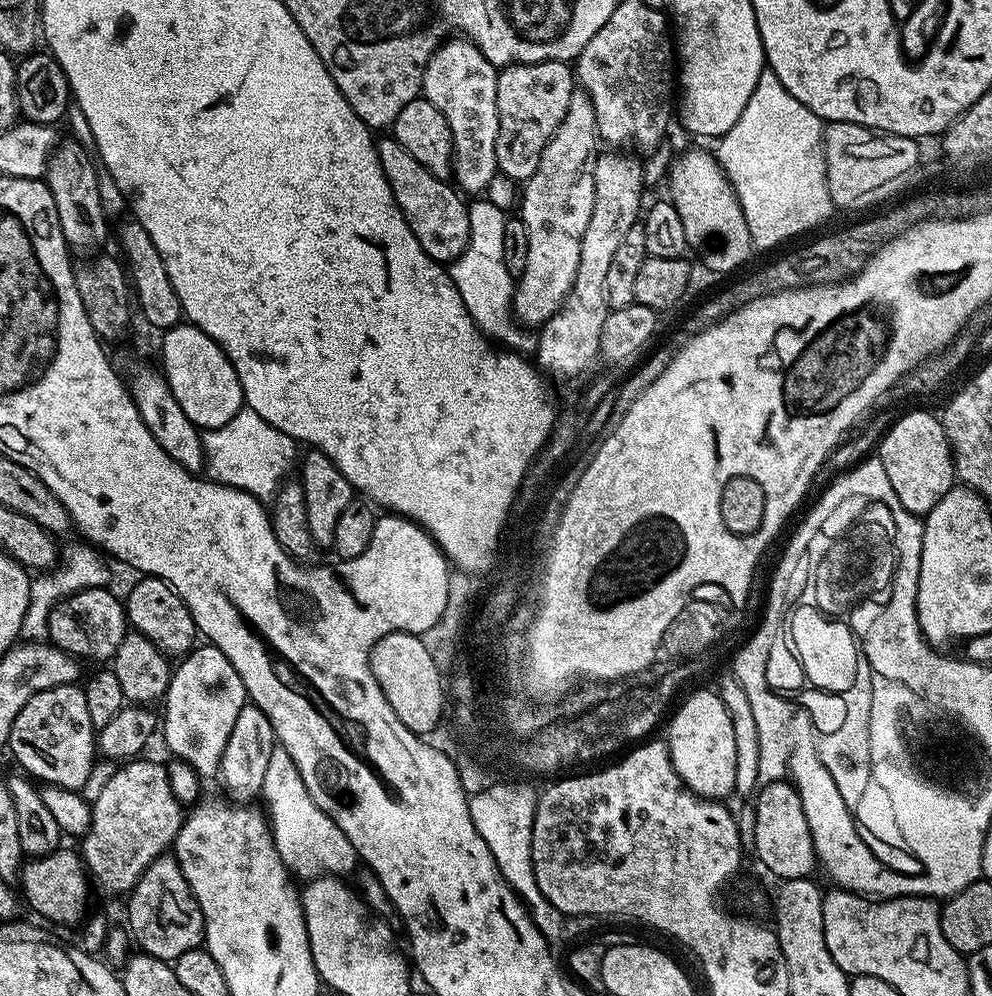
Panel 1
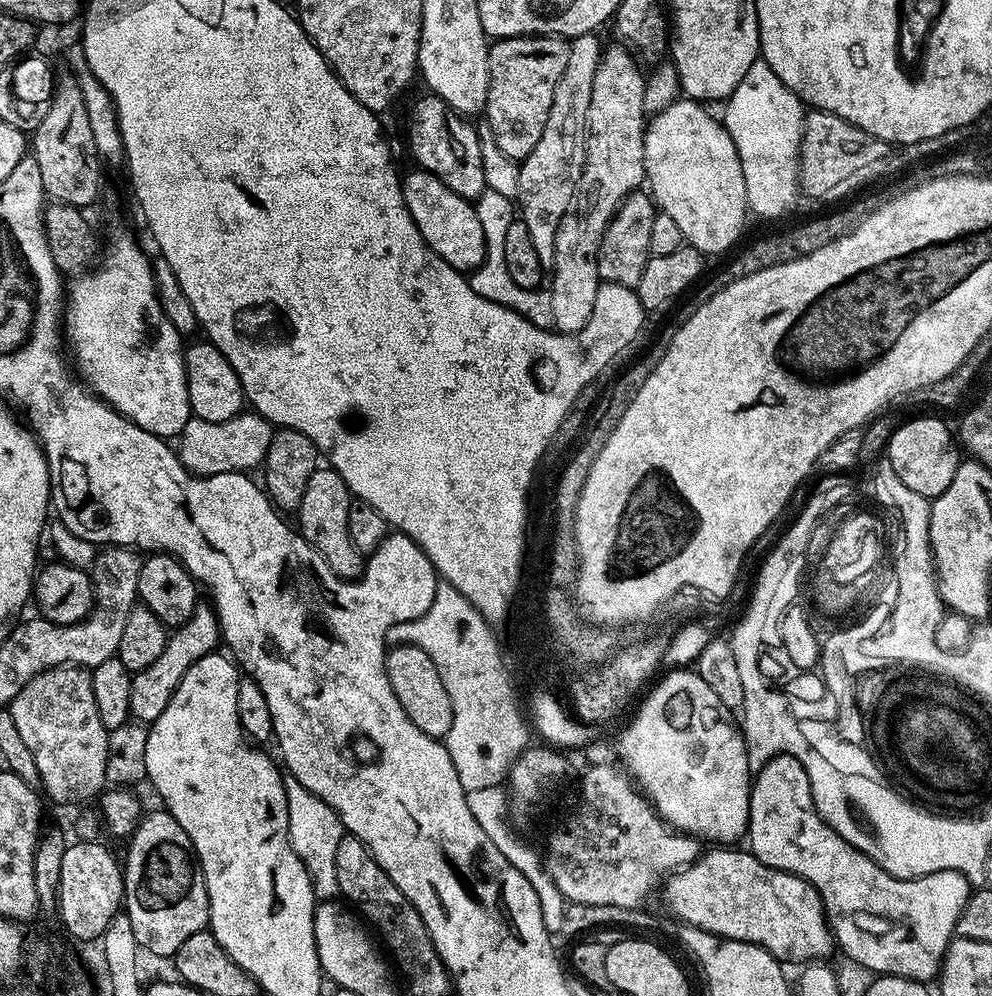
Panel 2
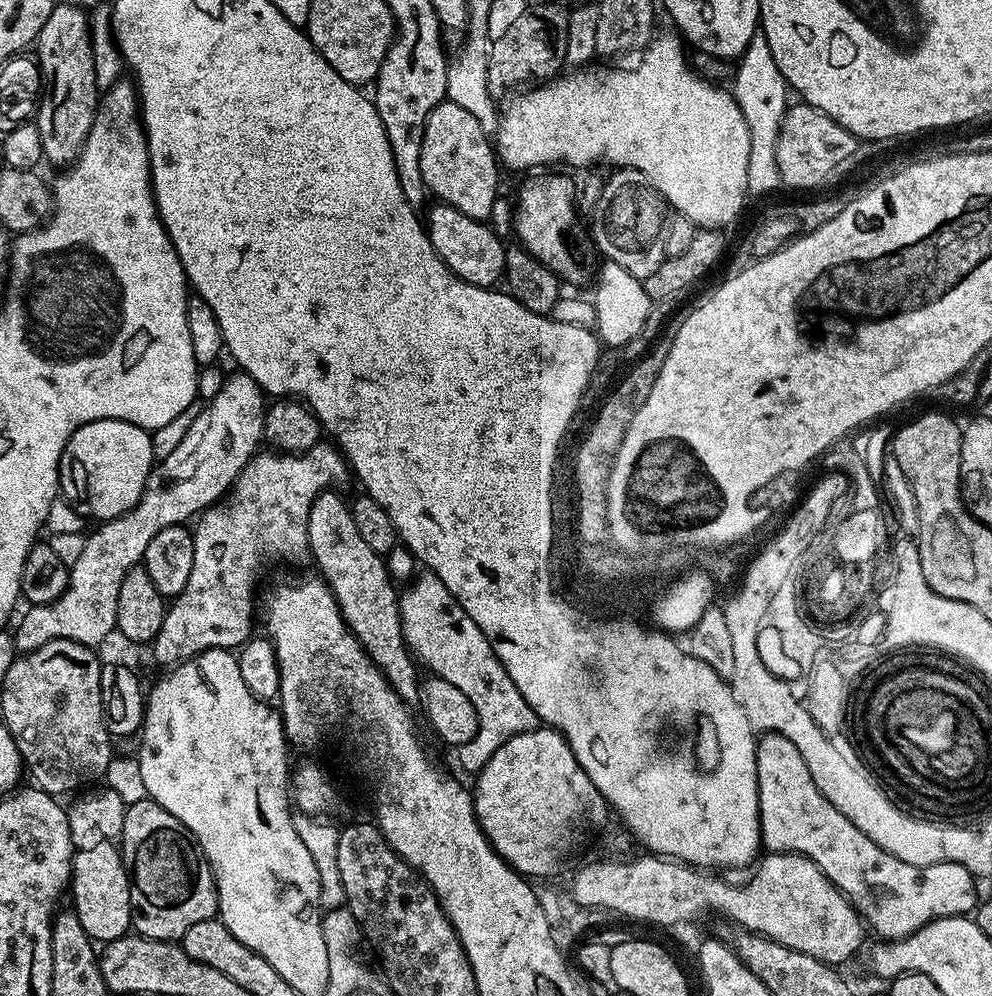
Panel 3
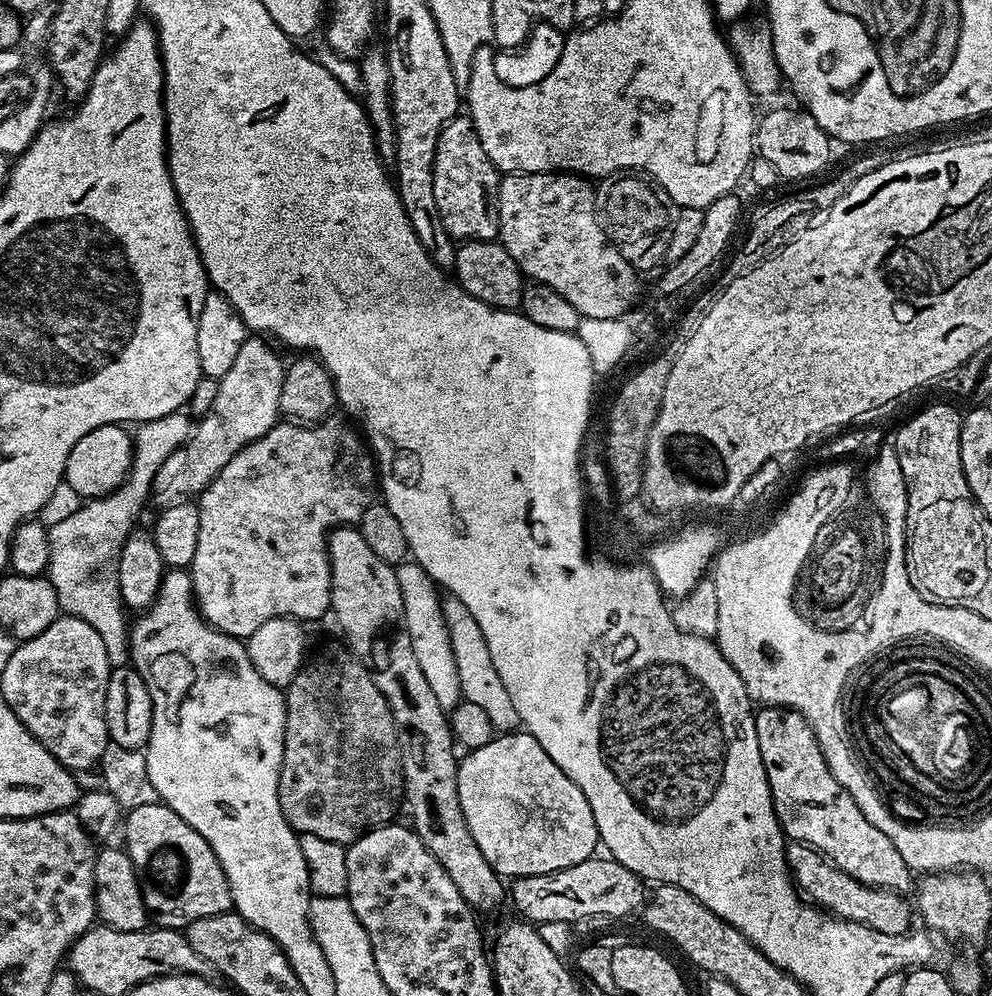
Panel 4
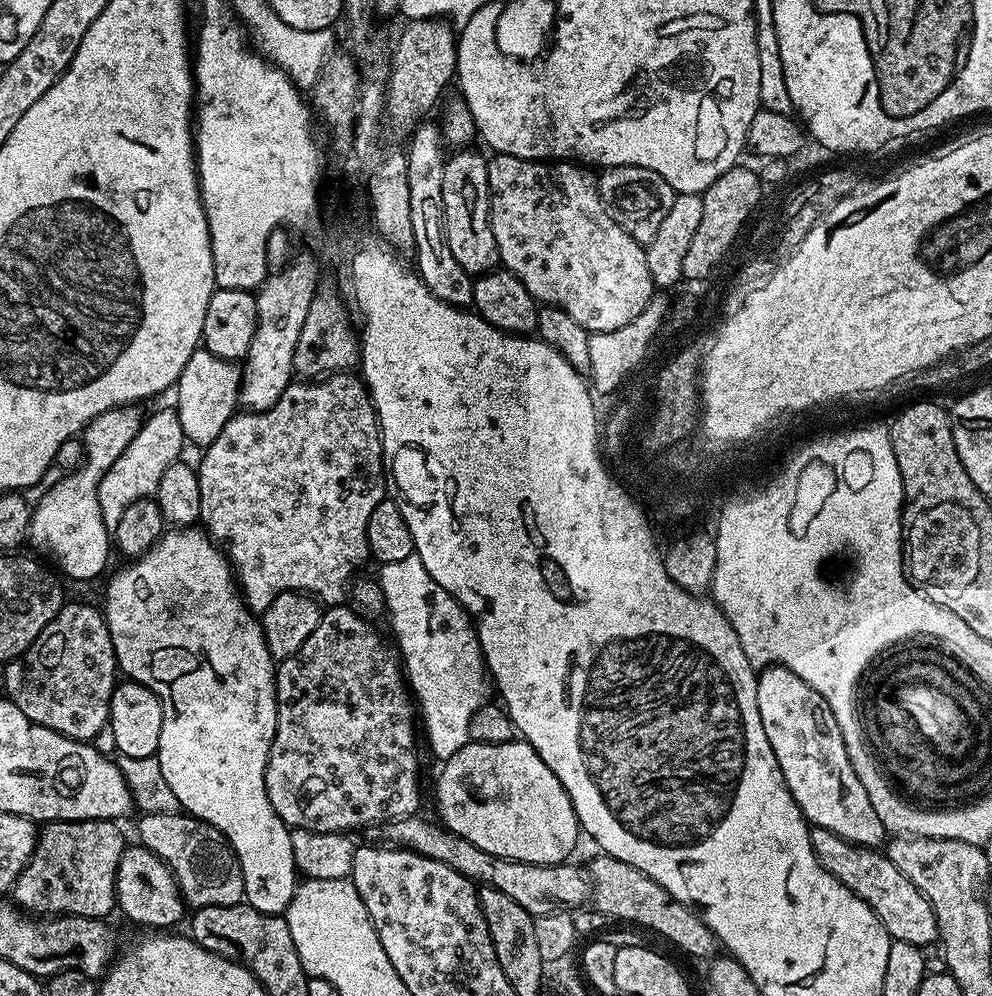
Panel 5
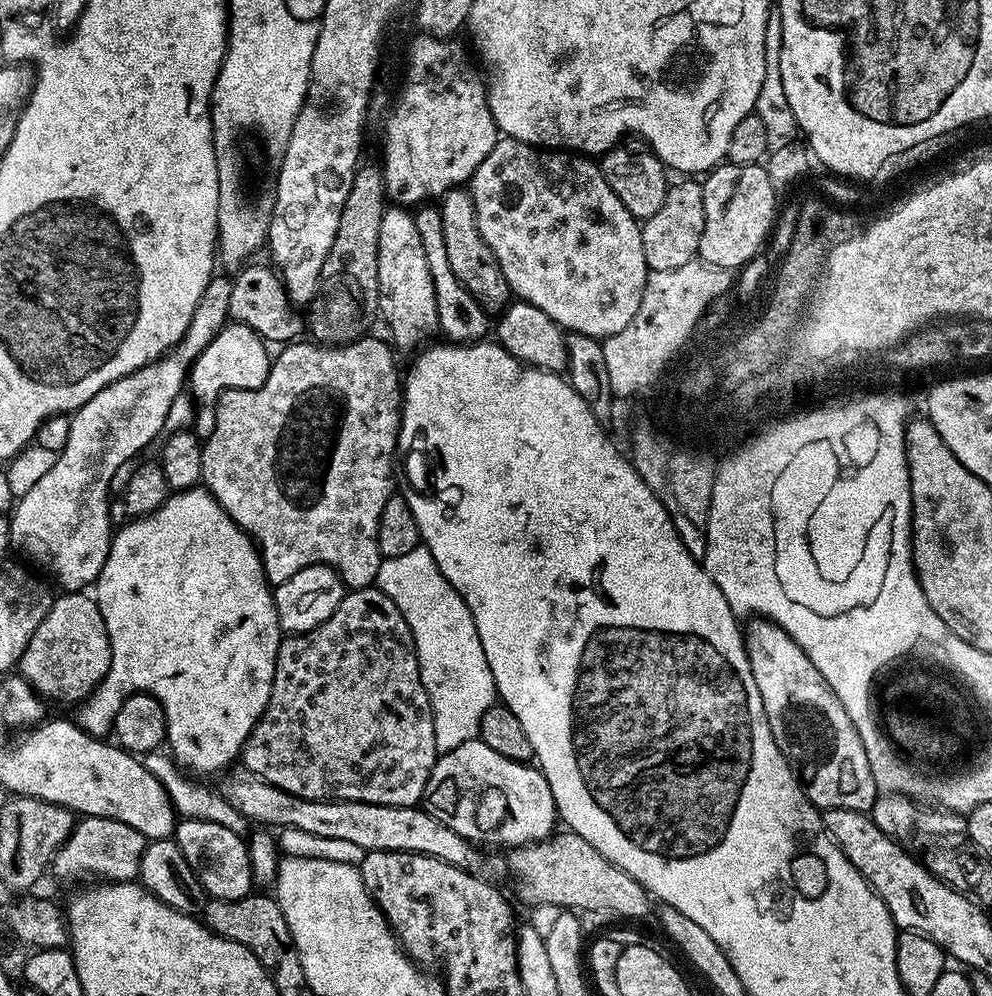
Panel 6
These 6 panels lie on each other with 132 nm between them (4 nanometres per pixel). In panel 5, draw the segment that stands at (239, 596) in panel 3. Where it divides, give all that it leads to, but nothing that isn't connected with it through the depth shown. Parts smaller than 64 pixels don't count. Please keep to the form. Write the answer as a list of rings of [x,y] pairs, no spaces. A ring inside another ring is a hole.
[[[334,372],[331,376],[316,378],[311,382],[293,382],[284,391],[282,398],[278,398],[278,402],[274,402],[274,406],[270,406],[265,412],[237,411],[222,427],[218,438],[203,449],[202,454],[204,457],[198,463],[202,490],[199,523],[228,557],[244,603],[249,609],[253,613],[263,614],[270,602],[274,602],[274,598],[278,598],[278,594],[283,592],[303,592],[324,606],[343,605],[349,599],[350,585],[357,575],[355,572],[370,560],[366,522],[370,522],[370,513],[374,506],[386,499],[386,457],[380,441],[380,423],[376,420],[376,411],[372,399],[368,397],[368,387],[364,385],[363,379],[352,372]]]

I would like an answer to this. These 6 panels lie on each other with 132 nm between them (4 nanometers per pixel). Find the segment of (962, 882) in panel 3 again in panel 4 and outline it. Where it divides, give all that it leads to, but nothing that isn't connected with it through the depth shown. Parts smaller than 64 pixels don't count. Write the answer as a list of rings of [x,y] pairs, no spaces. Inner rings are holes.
[[[764,706],[758,712],[758,731],[762,762],[768,770],[770,794],[774,797],[776,817],[785,837],[809,844],[811,848],[823,852],[836,867],[846,874],[856,876],[863,884],[875,884],[889,890],[903,889],[906,869],[902,862],[902,854],[894,850],[894,842],[890,842],[890,838],[881,836],[877,828],[874,828],[869,820],[865,820],[861,812],[856,811],[854,798],[850,798],[848,791],[840,787],[840,783],[833,780],[826,771],[824,755],[818,746],[816,733],[810,730],[808,719],[795,712],[793,708]]]

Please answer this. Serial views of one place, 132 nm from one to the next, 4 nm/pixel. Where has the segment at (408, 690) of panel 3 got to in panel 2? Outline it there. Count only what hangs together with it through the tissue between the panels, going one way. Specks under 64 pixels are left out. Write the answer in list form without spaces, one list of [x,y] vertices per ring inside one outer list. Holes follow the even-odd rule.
[[[320,466],[311,474],[298,509],[300,535],[322,557],[326,566],[330,566],[330,570],[334,570],[334,574],[338,574],[343,580],[356,579],[363,572],[366,563],[354,542],[350,542],[350,532],[346,530],[353,499],[351,490],[346,482],[342,482],[340,475],[331,466]]]

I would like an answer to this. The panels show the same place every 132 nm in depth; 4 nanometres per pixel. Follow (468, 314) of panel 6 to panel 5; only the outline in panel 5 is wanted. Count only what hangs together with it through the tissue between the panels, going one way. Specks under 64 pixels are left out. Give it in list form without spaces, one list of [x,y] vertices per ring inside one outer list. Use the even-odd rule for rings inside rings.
[[[421,122],[413,129],[406,144],[408,184],[410,186],[410,219],[414,225],[414,267],[422,282],[436,298],[442,298],[455,308],[467,309],[472,303],[474,277],[458,266],[444,237],[444,203],[442,202],[442,174],[446,159],[446,145],[439,123]]]

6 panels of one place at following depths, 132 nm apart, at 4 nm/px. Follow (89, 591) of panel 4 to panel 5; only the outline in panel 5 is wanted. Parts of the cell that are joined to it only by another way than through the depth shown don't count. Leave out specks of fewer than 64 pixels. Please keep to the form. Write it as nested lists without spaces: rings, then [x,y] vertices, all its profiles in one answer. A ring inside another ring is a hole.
[[[175,407],[160,408],[152,417],[145,419],[140,425],[138,434],[130,441],[130,446],[118,457],[118,462],[106,470],[102,482],[98,486],[98,506],[102,506],[102,522],[106,522],[109,530],[115,530],[124,511],[139,500],[155,497],[158,482],[162,482],[162,474],[166,466],[181,459],[180,451],[186,447],[184,432],[178,420]]]

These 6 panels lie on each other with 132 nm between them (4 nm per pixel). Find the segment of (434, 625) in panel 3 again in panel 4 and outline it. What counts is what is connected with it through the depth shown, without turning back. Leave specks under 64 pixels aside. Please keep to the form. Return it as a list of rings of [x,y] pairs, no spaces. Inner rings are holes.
[[[447,595],[441,604],[450,634],[451,649],[454,650],[455,665],[458,666],[463,699],[477,703],[482,710],[485,710],[497,731],[515,731],[520,724],[518,712],[514,707],[514,702],[510,702],[510,694],[507,693],[506,686],[502,686],[502,678],[499,678],[498,672],[494,670],[494,662],[490,656],[489,647],[486,646],[486,638],[478,627],[478,622],[475,622],[470,610],[462,606],[462,602],[456,596]]]

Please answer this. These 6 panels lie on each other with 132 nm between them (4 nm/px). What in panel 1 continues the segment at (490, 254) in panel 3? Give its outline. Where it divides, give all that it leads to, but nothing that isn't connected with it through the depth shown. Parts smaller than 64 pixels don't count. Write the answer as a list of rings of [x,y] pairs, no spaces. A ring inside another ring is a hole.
[[[385,136],[385,140],[376,140],[378,162],[410,230],[414,230],[414,238],[418,238],[418,246],[422,246],[422,250],[426,250],[426,254],[435,260],[457,260],[470,242],[470,218],[465,197],[448,180],[430,174],[430,170],[426,170],[426,166],[422,166],[414,154],[406,151],[395,136]]]

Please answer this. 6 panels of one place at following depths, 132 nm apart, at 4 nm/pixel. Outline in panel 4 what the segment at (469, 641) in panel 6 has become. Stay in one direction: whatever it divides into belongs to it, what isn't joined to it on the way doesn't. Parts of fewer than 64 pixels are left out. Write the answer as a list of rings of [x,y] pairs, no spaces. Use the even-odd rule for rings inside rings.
[[[405,562],[396,568],[398,590],[402,590],[404,603],[404,621],[406,630],[410,630],[410,642],[414,645],[414,654],[422,669],[430,690],[438,698],[438,706],[451,713],[457,708],[463,697],[462,684],[459,681],[458,666],[455,665],[454,650],[451,649],[450,634],[446,618],[443,616],[442,596],[435,580],[431,580],[415,562]]]

